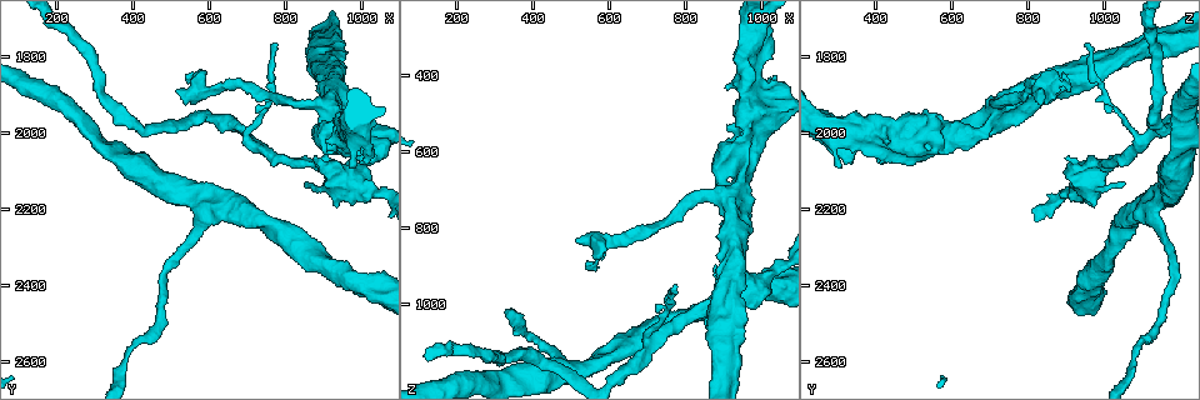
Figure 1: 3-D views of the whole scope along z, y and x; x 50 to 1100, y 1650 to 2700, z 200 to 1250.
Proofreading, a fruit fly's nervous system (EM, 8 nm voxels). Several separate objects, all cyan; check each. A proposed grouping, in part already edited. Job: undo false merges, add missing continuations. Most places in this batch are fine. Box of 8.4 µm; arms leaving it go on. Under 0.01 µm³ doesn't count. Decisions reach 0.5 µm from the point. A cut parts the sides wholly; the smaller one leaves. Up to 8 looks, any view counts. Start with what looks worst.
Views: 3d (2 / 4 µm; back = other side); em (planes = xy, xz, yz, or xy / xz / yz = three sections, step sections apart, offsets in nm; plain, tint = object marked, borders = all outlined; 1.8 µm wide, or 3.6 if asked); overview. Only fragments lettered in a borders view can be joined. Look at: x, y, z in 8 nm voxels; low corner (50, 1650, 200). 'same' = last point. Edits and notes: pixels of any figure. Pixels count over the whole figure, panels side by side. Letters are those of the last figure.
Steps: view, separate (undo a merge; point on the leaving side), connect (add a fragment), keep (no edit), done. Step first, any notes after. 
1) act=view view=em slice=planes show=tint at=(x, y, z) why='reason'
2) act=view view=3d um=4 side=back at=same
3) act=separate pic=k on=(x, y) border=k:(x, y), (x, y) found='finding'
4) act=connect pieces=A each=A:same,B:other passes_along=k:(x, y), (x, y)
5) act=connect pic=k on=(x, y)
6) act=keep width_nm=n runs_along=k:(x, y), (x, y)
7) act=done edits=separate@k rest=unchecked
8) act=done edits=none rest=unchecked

act=view view=3d um=2 at=(930, 1935, 720) why='abrupt turn'

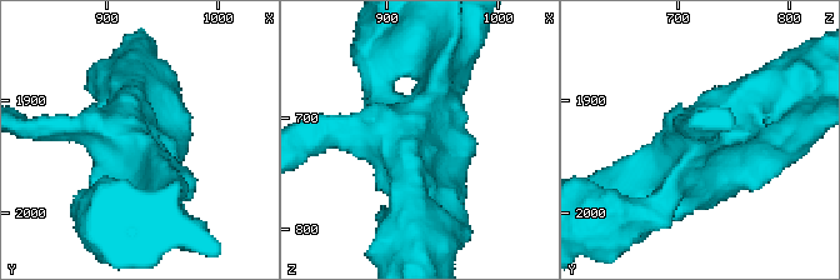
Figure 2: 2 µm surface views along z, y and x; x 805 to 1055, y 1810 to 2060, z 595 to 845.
act=view view=em slice=xy step=16 show=tint at=(922, 1938, 718) why='need the tissue'

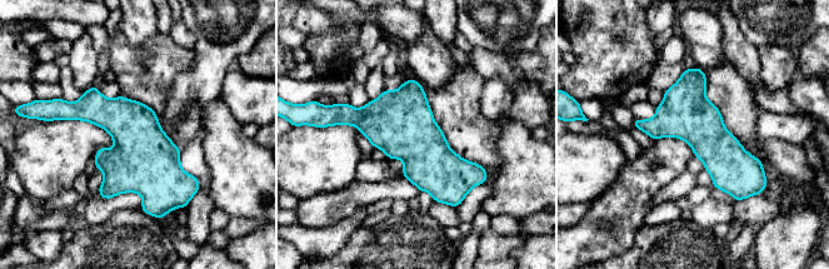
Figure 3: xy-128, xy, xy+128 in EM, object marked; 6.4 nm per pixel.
act=view view=em slice=planes show=borders at=same why='another direction'

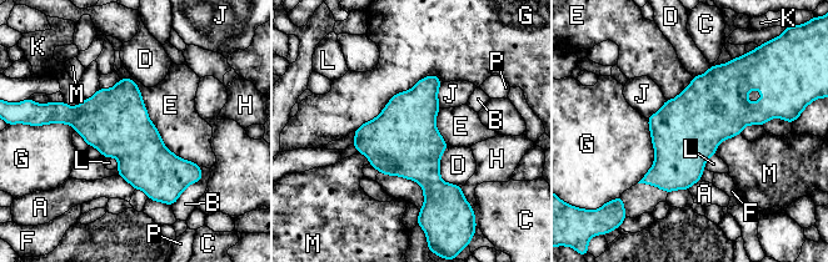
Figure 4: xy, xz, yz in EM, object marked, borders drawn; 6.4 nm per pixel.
act=keep each=A:other,B:other,C:other,D:other,E:other,F:other,G:other,H:other,J:other,K:other,L:other,M:other,P:other border=4:(120, 77), (199, 166) found='continuous, no second neuron'

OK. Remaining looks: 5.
act=view view=3d um=2 at=(985, 2080, 310) why='free end'

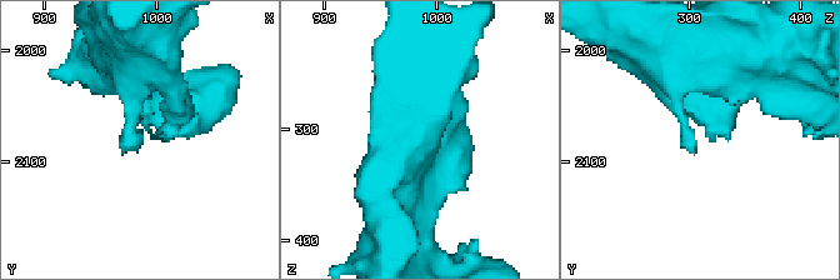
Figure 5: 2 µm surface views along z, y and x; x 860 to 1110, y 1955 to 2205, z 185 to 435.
act=view view=em slice=planes show=tint at=(990, 2080, 304)

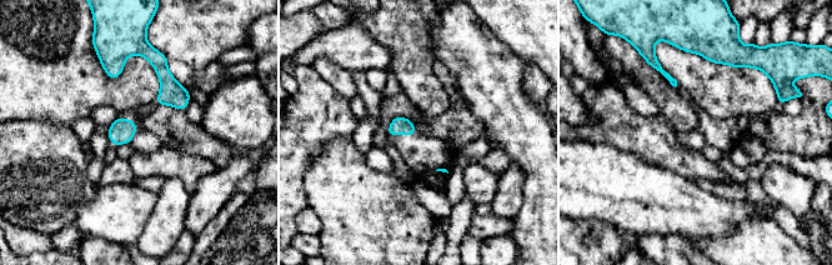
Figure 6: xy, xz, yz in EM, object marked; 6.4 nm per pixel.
act=view view=em slice=planes show=borders at=same why='what lies round it'

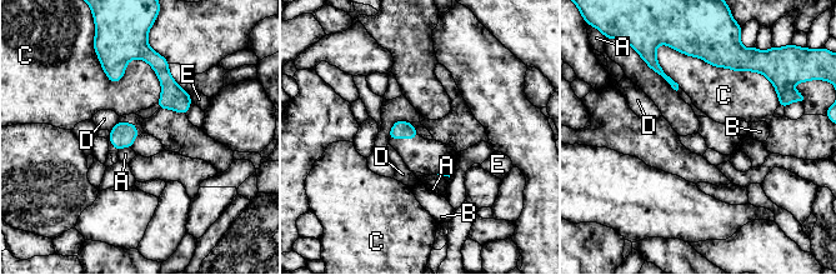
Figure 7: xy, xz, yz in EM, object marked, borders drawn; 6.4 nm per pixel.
act=keep each=A:other,B:other,C:other,D:other,E:other border=7:(130, 146), (123, 146), (119, 150) found='no lettered fragment goes on from it'

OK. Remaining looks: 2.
act=view view=3d um=4 at=(875, 2070, 895) why='an open end'

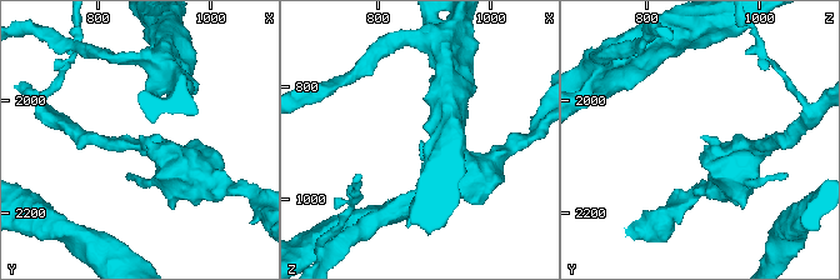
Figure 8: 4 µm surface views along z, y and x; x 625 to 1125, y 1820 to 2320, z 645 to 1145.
act=view view=em um=3.6 slice=planes show=borders at=(880, 2065, 900)

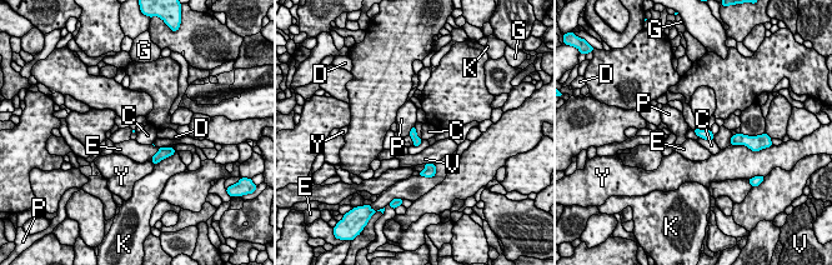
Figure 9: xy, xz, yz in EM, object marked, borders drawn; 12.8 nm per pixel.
act=keep each=C:other,D:other,E:other,G:other,K:other,P:other,V:other,Y:other border=9:(414, 125), (409, 134) found='no lettered fragment goes on from it'

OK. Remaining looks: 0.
act=done edits=none rest=unchecked

